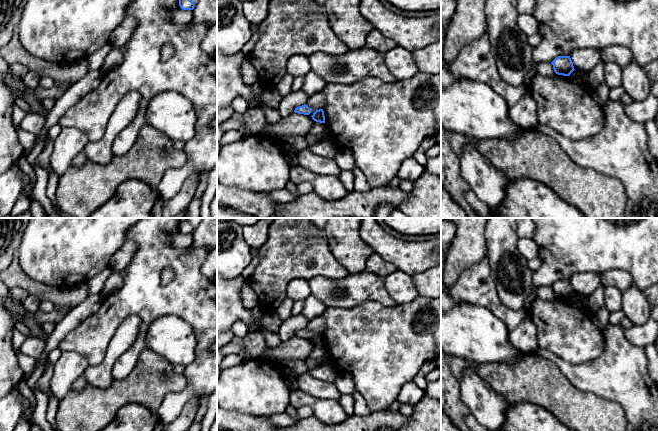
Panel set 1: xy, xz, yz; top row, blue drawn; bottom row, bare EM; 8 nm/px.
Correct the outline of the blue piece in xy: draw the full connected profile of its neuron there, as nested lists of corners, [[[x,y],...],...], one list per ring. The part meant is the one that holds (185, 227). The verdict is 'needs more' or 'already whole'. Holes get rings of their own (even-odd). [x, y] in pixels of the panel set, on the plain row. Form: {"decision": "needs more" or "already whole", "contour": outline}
{"decision": "already whole", "contour": [[[182,220],[179,222],[179,230],[183,234],[193,234],[195,228],[187,220]]]}

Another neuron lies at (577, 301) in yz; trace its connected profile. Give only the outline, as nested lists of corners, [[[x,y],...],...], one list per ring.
[[[574,294],[570,298],[571,304],[577,309],[588,309],[588,300],[587,298],[581,297],[578,294]]]

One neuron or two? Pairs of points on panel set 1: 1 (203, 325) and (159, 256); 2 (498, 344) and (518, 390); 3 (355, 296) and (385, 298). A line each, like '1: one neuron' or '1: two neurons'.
1: one neuron
2: two neurons
3: one neuron

